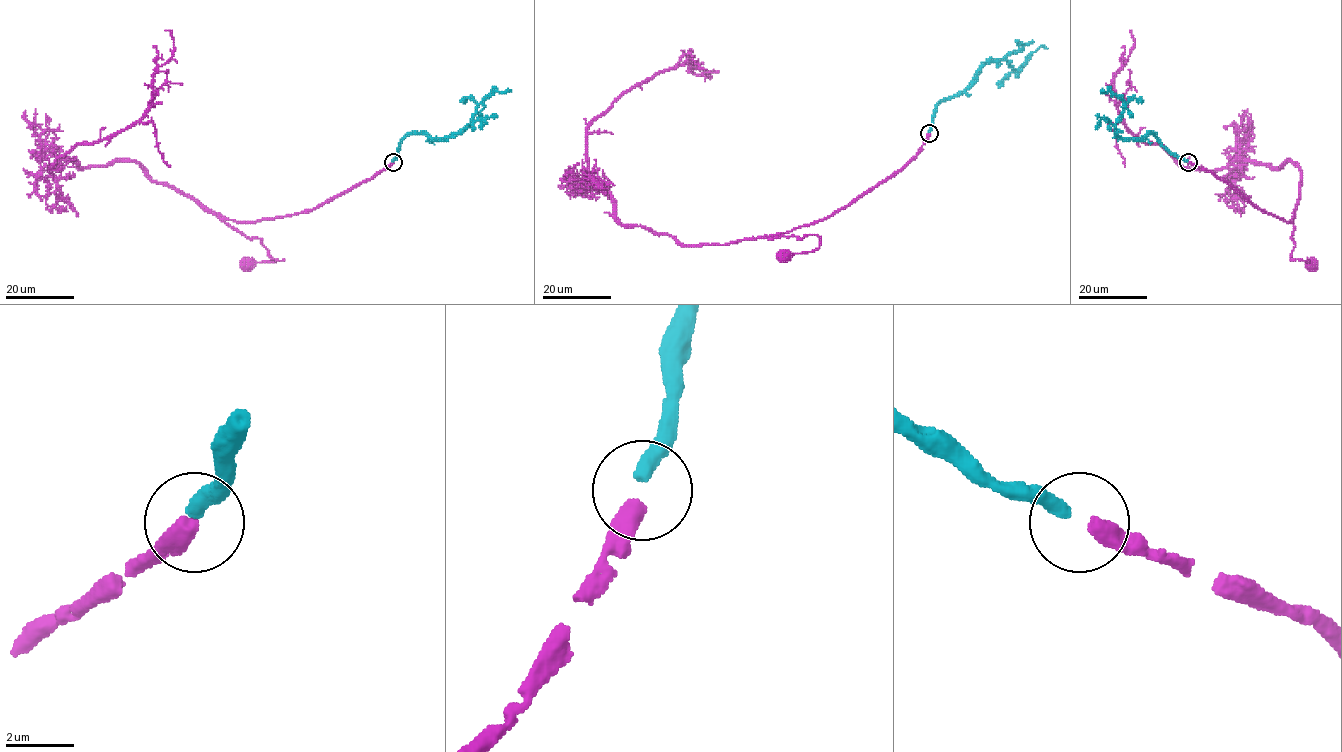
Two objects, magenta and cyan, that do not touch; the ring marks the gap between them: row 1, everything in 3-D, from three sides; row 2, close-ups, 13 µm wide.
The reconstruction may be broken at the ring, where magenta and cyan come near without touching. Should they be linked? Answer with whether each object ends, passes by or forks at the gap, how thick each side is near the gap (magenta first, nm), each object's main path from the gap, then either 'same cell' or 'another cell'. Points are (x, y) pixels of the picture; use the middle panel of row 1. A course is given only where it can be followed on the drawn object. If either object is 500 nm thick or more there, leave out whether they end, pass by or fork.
calibres 550 and 400 nm; course magenta (929, 133), (915, 156), (845, 206), (756, 237), (820, 239), (812, 251), (784, 254); course cyan (929, 132), (934, 108), (944, 99), (960, 95), (987, 63), (1004, 60), (1017, 69), (1042, 45), (1047, 48); same cell

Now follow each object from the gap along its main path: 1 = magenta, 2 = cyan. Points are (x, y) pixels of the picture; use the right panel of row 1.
1: (1189, 163), (1213, 173), (1261, 210), (1287, 222), (1293, 216), (1291, 238), (1294, 247), (1289, 259), (1310, 262)
2: (1187, 162), (1173, 156), (1150, 134), (1121, 138), (1115, 124), (1125, 102), (1109, 90), (1101, 93), (1103, 90)

